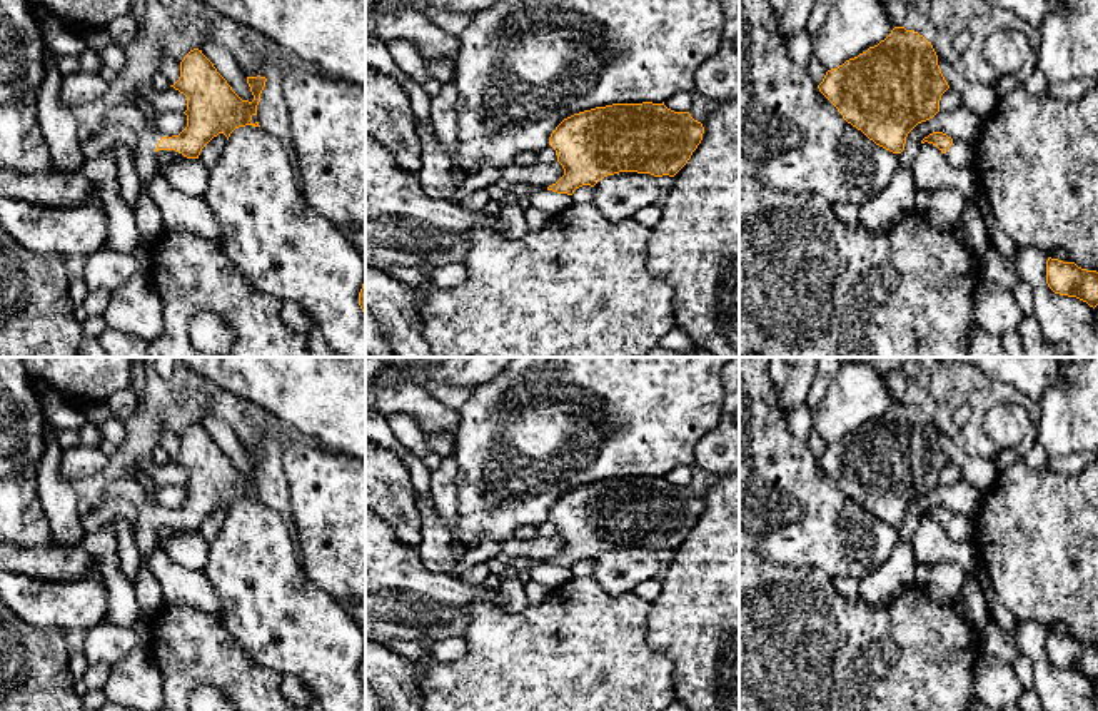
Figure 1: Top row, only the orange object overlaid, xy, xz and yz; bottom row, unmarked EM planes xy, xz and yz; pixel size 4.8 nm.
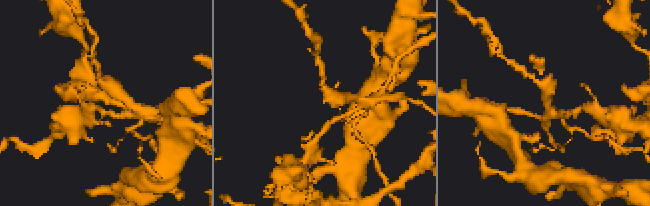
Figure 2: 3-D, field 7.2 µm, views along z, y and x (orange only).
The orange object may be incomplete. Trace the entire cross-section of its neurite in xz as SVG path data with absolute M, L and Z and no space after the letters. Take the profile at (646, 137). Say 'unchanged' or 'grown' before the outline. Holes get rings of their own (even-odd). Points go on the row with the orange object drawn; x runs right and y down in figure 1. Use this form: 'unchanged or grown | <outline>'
unchanged | M612 103L564 118L551 134L564 175L547 190L572 195L582 185L594 187L607 175L619 172L674 177L691 159L703 140L704 127L689 112L674 112L662 103Z

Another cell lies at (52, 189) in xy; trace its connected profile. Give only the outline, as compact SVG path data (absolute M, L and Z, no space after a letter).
M0 170L0 197L23 200L38 209L62 209L83 204L93 189L83 172L10 172Z

